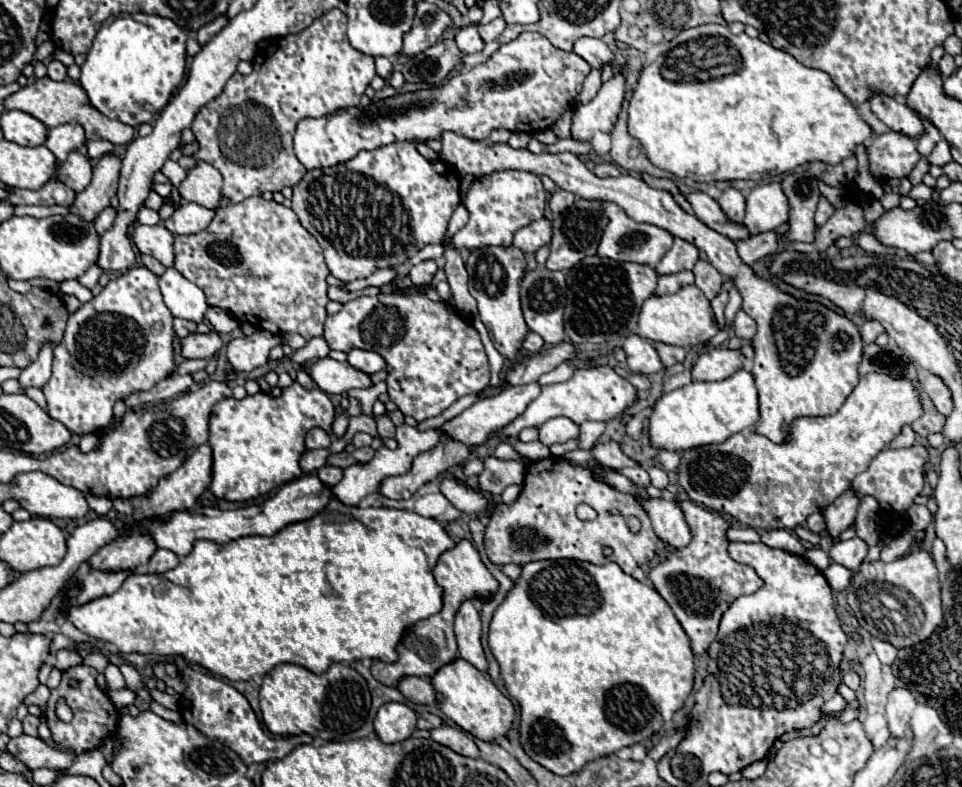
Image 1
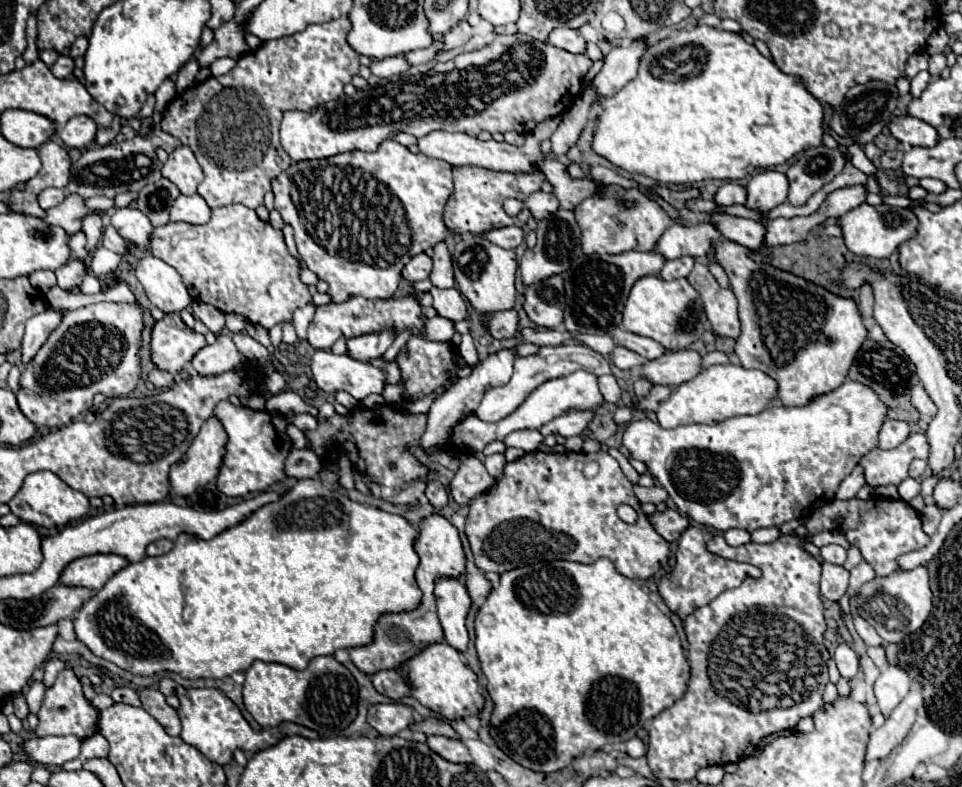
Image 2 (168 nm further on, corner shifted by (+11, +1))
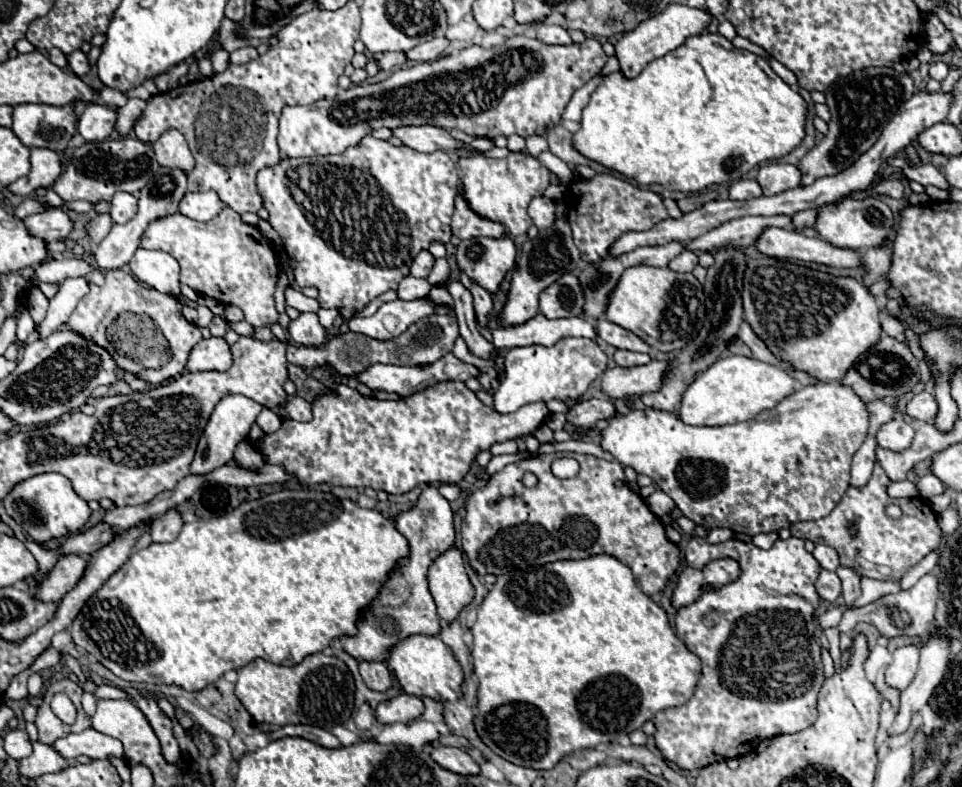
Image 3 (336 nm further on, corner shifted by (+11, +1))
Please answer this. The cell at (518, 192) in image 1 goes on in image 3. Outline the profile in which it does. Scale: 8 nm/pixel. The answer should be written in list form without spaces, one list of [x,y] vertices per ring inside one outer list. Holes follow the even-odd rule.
[[[510,153],[506,159],[486,159],[486,157],[470,157],[458,161],[458,171],[462,179],[462,193],[470,207],[492,221],[502,223],[512,235],[524,235],[532,225],[530,215],[526,213],[528,203],[542,195],[550,185],[552,173],[534,157],[522,153]]]

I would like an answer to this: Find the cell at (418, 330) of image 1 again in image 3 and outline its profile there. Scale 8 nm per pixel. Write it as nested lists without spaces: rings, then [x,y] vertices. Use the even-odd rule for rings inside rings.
[[[300,313],[298,319],[290,321],[288,335],[298,345],[320,347],[326,341],[326,329],[320,325],[316,313]]]

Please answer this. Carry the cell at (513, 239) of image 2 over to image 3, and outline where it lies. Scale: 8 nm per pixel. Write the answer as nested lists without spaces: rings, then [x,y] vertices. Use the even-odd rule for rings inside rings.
[[[460,191],[456,195],[456,209],[454,209],[450,225],[452,225],[454,237],[458,239],[502,237],[504,235],[504,227],[500,223],[492,223],[486,217],[478,217],[478,213],[474,213],[470,205],[466,205],[466,199],[462,197]]]

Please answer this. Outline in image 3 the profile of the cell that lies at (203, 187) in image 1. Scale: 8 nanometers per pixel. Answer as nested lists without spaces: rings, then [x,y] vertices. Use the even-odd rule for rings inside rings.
[[[168,129],[164,131],[158,141],[152,143],[152,149],[156,153],[156,159],[160,165],[166,167],[180,167],[186,173],[194,169],[194,157],[186,145],[186,139],[180,131]]]

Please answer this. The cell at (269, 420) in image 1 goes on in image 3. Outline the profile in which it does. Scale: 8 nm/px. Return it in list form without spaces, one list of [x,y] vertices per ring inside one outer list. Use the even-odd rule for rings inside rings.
[[[246,439],[238,445],[236,453],[234,453],[234,461],[240,465],[240,467],[246,467],[246,469],[258,469],[264,465],[264,457],[262,453]]]

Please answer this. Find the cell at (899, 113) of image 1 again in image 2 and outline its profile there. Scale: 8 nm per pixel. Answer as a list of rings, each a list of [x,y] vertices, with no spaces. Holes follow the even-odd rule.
[[[900,115],[894,117],[888,123],[888,131],[892,133],[894,139],[906,143],[906,145],[920,145],[920,147],[932,147],[938,143],[938,133],[932,125],[910,117],[910,115]]]

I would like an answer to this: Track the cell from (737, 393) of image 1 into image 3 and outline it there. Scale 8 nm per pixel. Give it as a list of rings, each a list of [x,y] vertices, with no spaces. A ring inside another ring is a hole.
[[[730,355],[718,359],[708,371],[698,375],[698,379],[684,393],[678,415],[688,425],[728,425],[728,423],[748,421],[756,417],[760,411],[778,405],[794,389],[796,389],[796,379],[788,371],[776,365],[762,363],[758,359]]]

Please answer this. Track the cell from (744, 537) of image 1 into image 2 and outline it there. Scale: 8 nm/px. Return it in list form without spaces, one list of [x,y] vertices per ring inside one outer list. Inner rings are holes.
[[[664,509],[664,511],[656,511],[652,515],[648,515],[648,521],[654,525],[656,533],[662,535],[668,543],[674,543],[680,539],[682,531],[686,527],[690,527],[690,519],[682,513],[678,513],[676,509]]]

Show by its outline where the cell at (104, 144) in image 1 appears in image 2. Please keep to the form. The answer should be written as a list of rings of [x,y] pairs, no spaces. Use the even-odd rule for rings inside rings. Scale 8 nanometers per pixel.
[[[114,117],[114,123],[112,123],[112,127],[110,129],[98,129],[98,133],[96,133],[96,143],[98,145],[108,145],[114,137],[116,137],[116,133],[120,131],[120,117]]]

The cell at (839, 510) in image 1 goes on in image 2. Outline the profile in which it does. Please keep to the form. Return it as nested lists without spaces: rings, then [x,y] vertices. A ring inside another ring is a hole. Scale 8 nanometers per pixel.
[[[858,465],[858,467],[840,483],[834,499],[838,499],[838,501],[848,501],[848,499],[852,499],[852,497],[856,495],[856,491],[858,491],[864,483],[866,483],[866,481],[864,481],[864,473],[862,473],[862,467]]]

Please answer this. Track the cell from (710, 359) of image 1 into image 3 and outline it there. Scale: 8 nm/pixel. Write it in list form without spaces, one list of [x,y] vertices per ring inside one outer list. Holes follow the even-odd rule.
[[[650,361],[648,365],[640,365],[640,367],[606,369],[598,385],[612,399],[640,397],[642,393],[660,389],[666,365],[668,365],[666,361]]]

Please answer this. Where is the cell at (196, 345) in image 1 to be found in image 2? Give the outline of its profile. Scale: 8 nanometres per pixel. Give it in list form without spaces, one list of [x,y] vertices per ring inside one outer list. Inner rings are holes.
[[[178,313],[164,315],[152,329],[152,361],[170,373],[180,373],[204,345],[204,335],[186,327]]]

